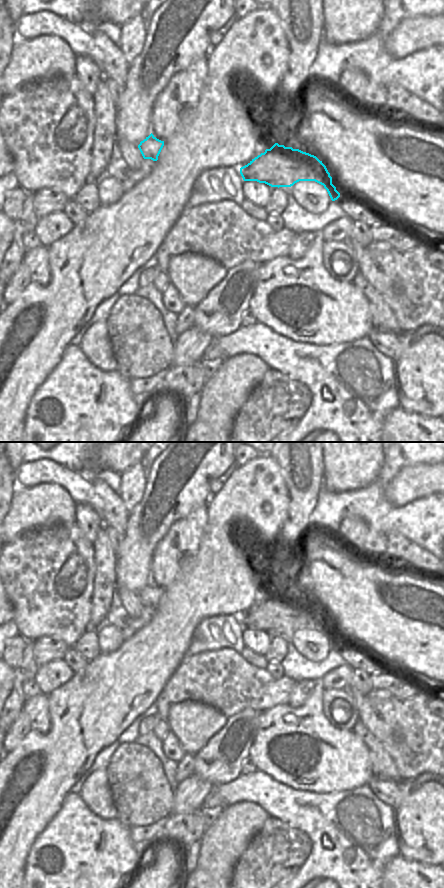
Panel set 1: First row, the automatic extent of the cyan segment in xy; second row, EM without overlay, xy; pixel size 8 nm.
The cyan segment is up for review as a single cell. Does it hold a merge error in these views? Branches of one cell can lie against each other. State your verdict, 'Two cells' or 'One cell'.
Two cells

